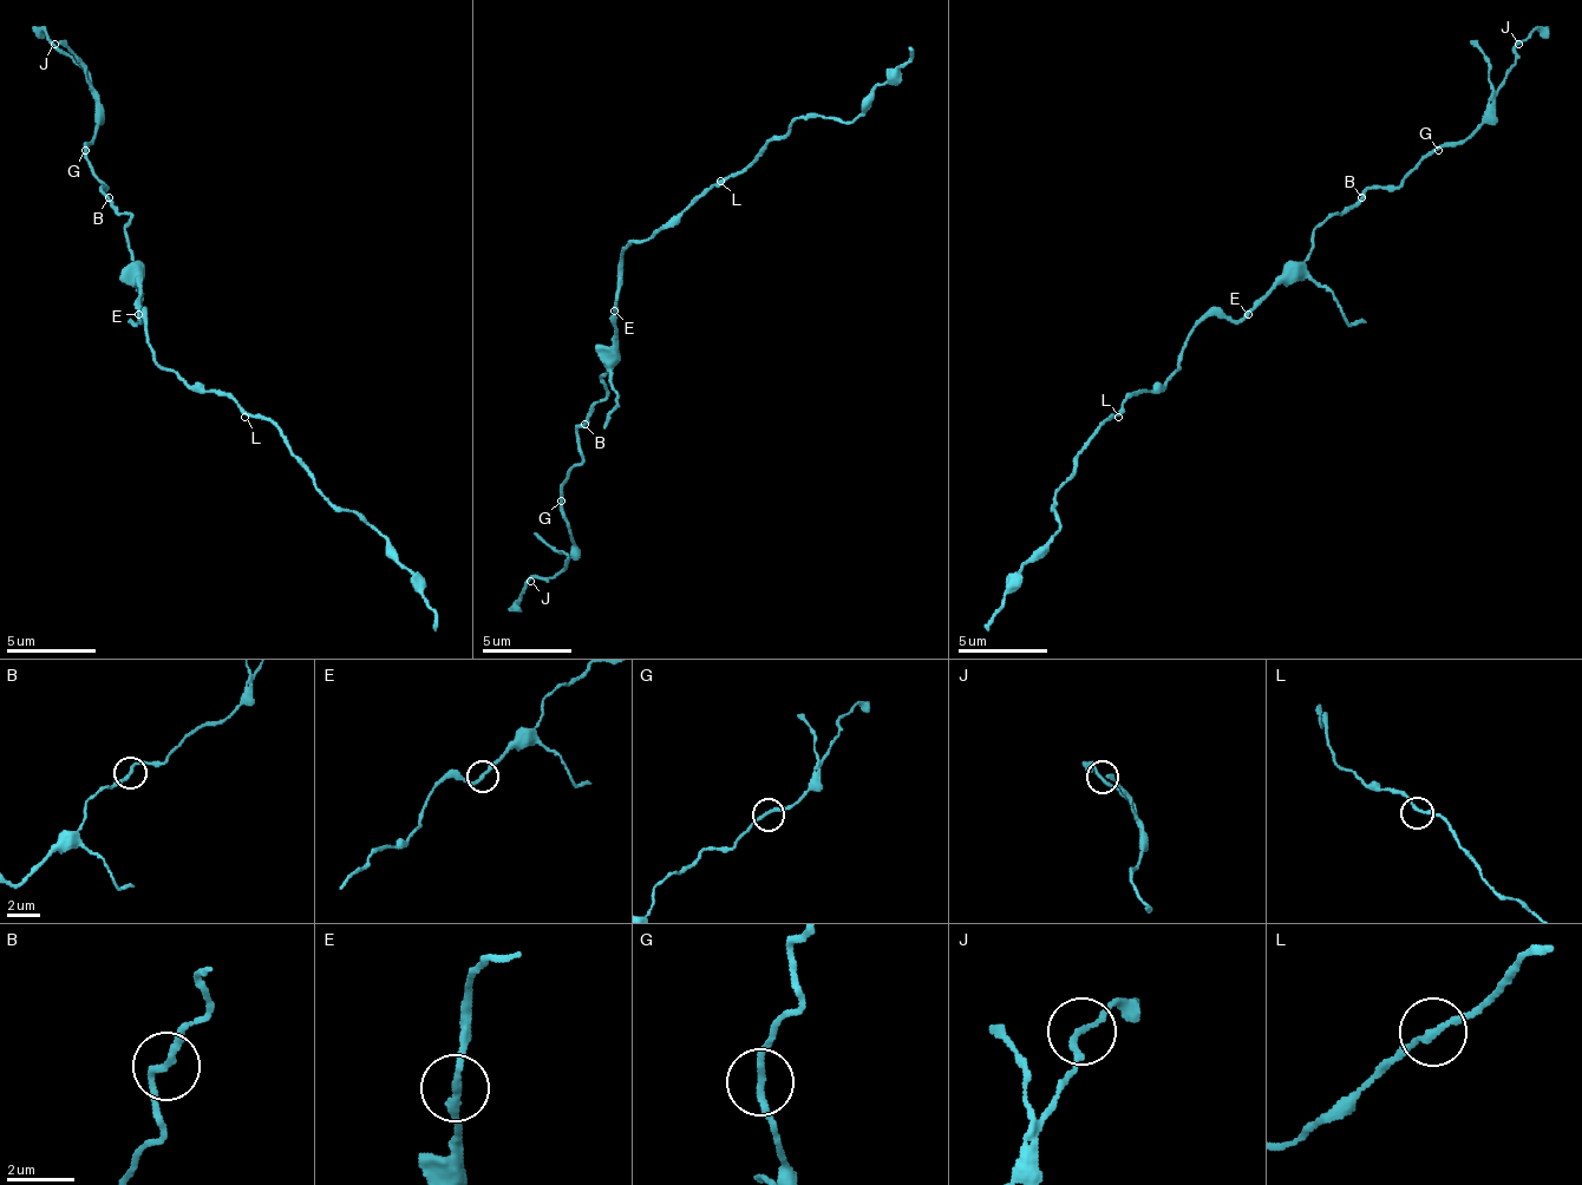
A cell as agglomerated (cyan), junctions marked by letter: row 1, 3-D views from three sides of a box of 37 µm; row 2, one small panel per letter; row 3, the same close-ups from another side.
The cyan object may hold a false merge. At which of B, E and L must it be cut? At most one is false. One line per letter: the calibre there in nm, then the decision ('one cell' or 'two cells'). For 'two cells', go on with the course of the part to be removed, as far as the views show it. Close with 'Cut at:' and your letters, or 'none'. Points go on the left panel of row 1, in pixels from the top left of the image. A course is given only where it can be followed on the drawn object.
B: 200 nm thick; two cells; foreign part runs (108, 198), (103, 190), (108, 185), (85, 159), (93, 119), (93, 84), (32, 26)
E: 240 nm thick; one cell
L: 200 nm thick; one cell
Cut at: B

